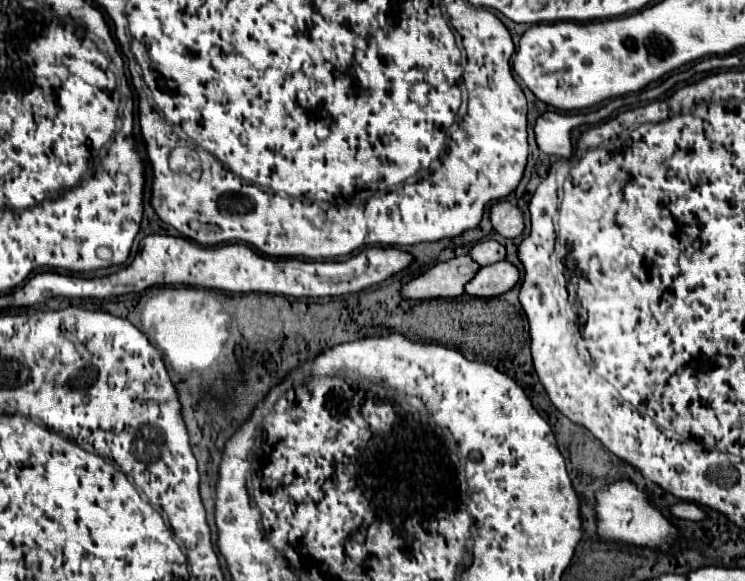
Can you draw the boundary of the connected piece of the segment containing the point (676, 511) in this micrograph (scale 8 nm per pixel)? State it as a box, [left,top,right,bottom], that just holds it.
[671,502,707,522]

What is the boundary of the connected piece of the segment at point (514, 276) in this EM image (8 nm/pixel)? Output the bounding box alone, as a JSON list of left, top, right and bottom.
[467,260,521,298]

